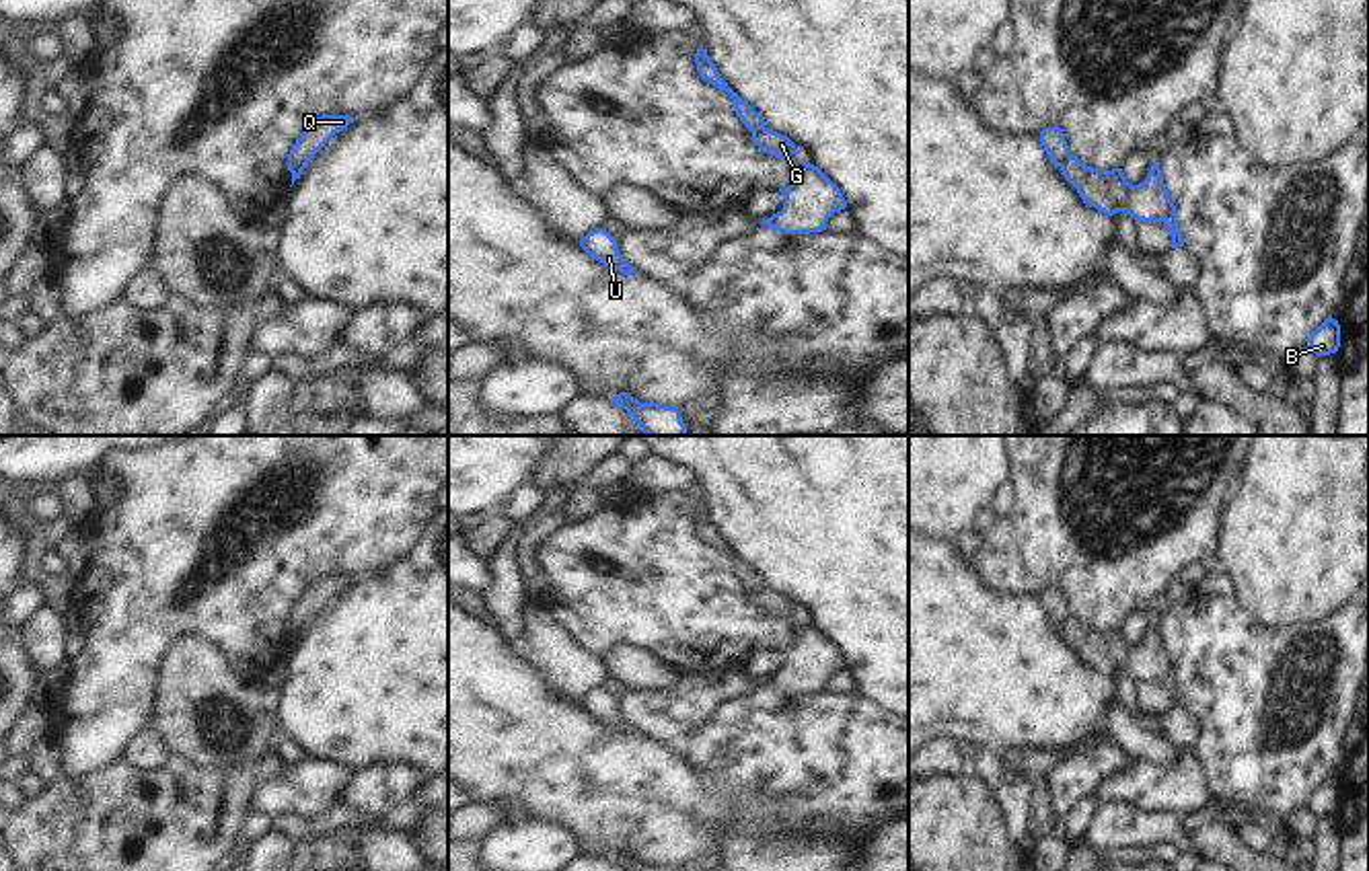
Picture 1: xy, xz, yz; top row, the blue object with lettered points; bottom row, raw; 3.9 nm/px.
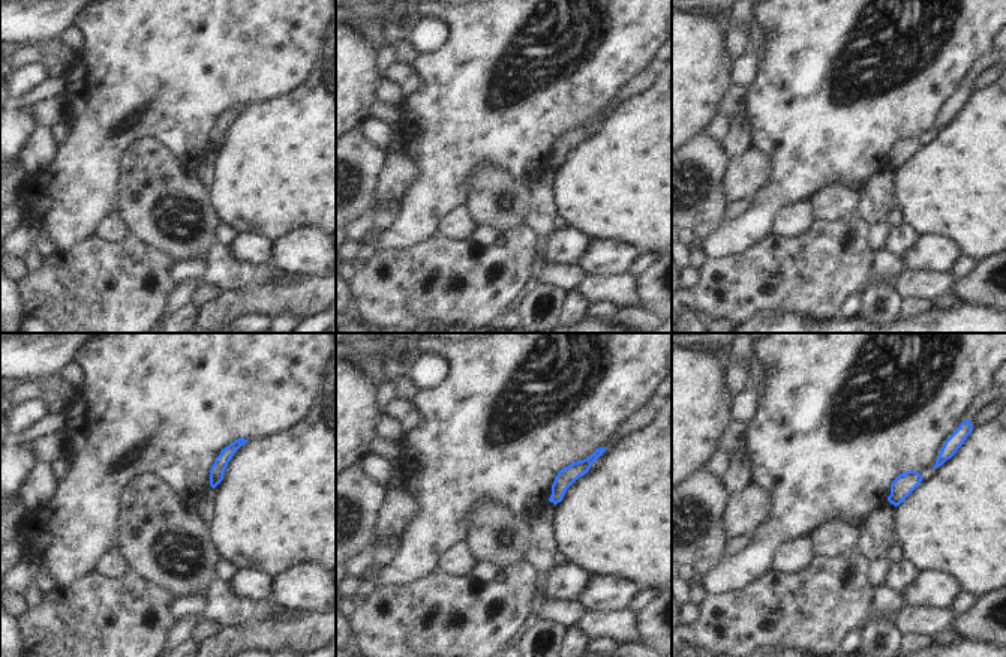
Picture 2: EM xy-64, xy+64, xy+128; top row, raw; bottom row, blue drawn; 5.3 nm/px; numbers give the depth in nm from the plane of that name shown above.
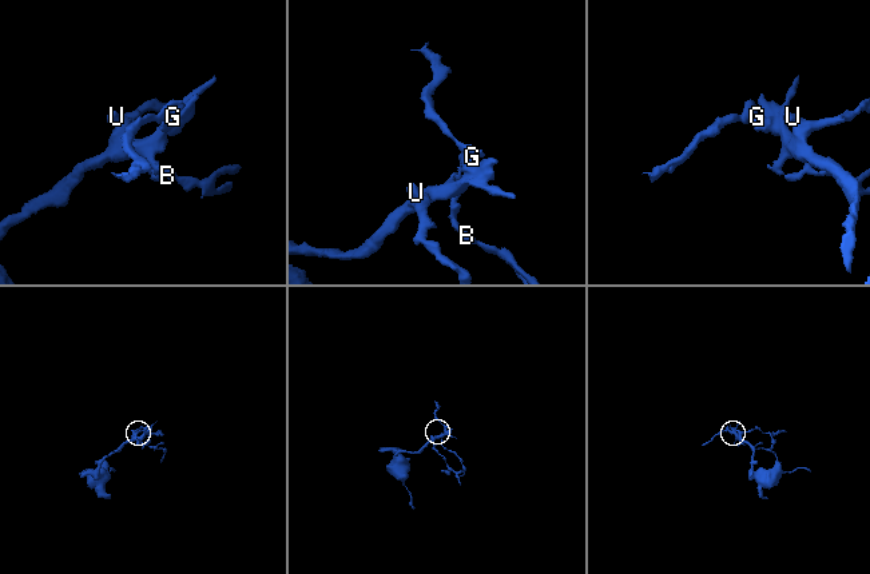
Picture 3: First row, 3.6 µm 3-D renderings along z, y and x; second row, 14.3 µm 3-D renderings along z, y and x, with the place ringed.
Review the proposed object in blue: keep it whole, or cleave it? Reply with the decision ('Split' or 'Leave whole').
Split.

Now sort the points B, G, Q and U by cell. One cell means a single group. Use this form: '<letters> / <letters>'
B G U / Q

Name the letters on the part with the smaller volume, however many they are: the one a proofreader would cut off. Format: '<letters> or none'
Q

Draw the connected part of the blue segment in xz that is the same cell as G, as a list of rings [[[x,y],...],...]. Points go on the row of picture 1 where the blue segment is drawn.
[[[769,127],[752,131],[752,142],[767,154],[781,160],[798,152],[796,144],[787,136],[781,136]]]

